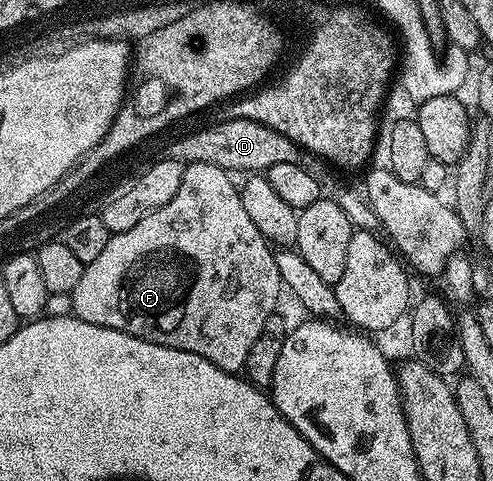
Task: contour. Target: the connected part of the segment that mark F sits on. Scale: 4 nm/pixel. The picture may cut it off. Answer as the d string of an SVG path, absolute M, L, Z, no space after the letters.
M188 163L183 168L181 185L169 205L141 217L133 229L111 236L109 245L92 263L86 264L81 281L70 293L70 310L75 318L129 333L169 349L197 353L213 361L217 369L242 372L249 349L265 329L265 321L276 314L281 282L272 244L249 221L239 187L225 169L208 163Z

